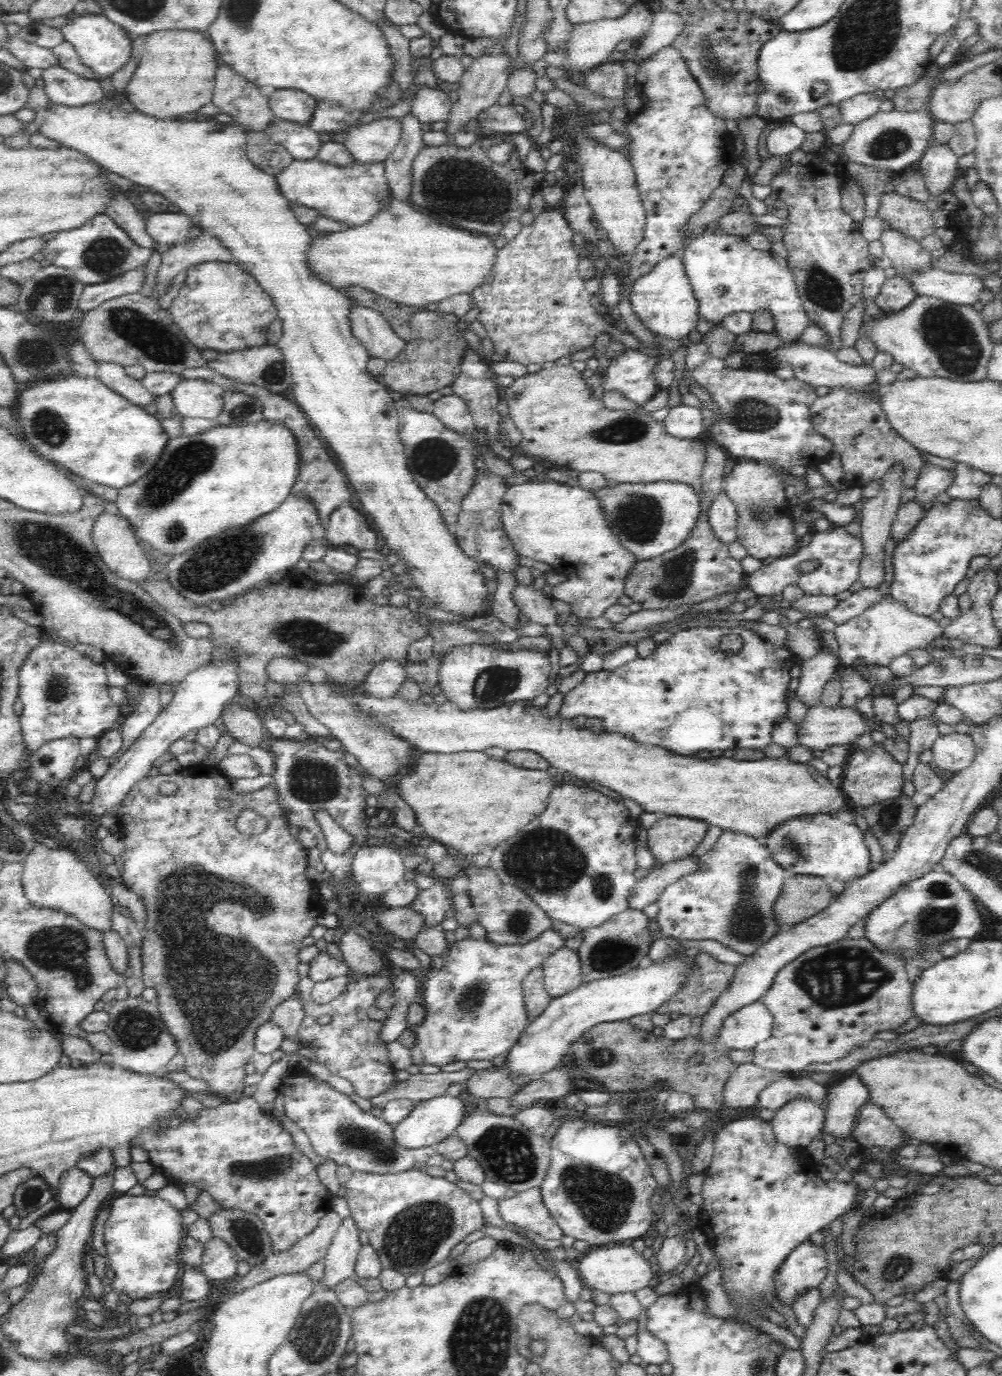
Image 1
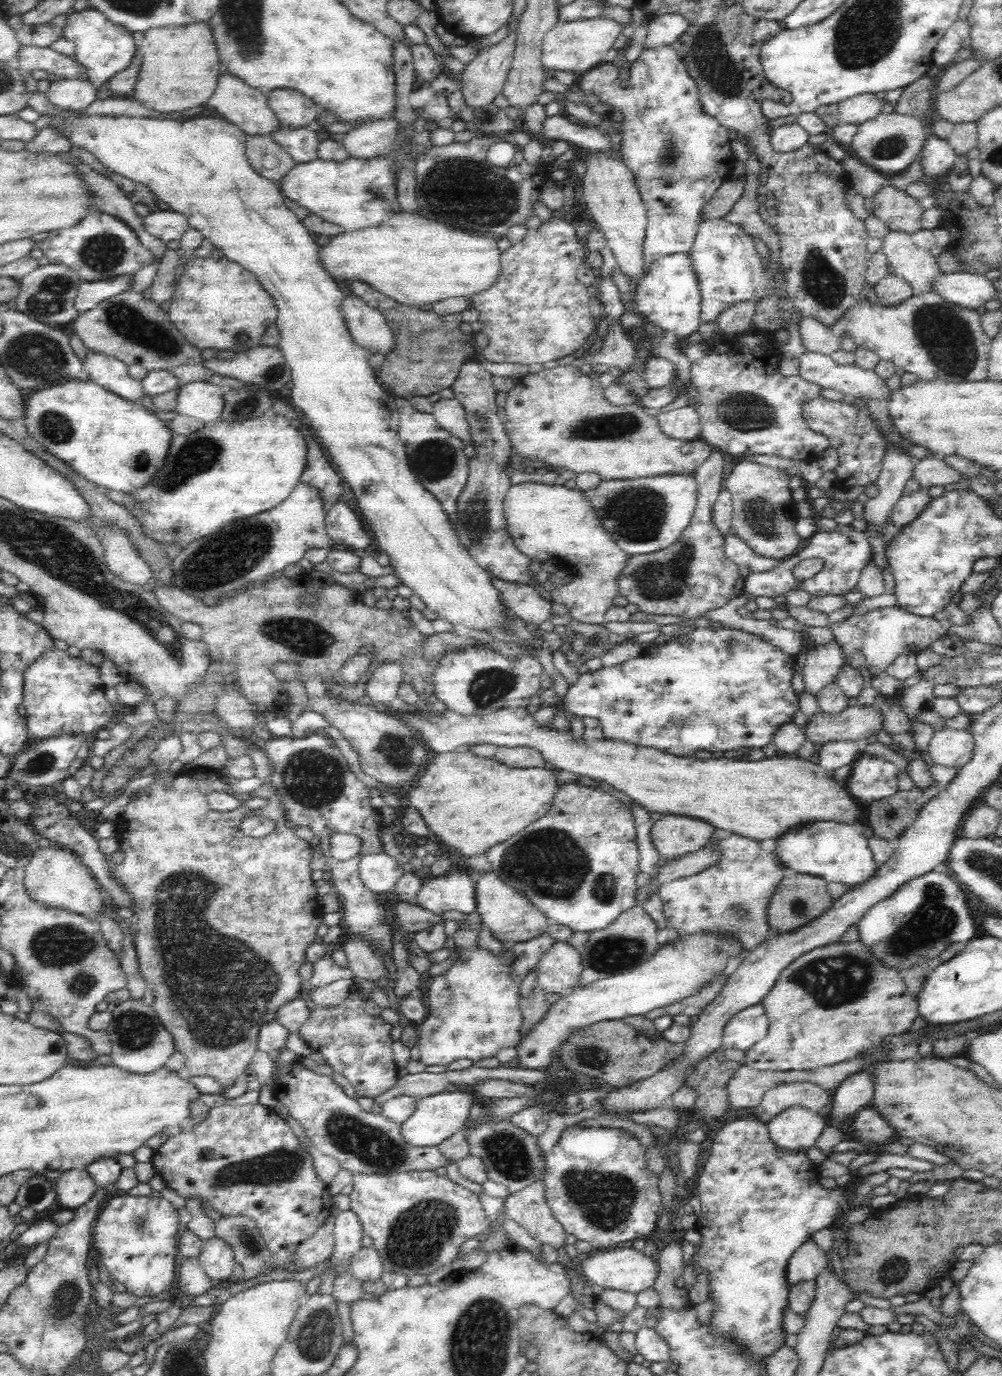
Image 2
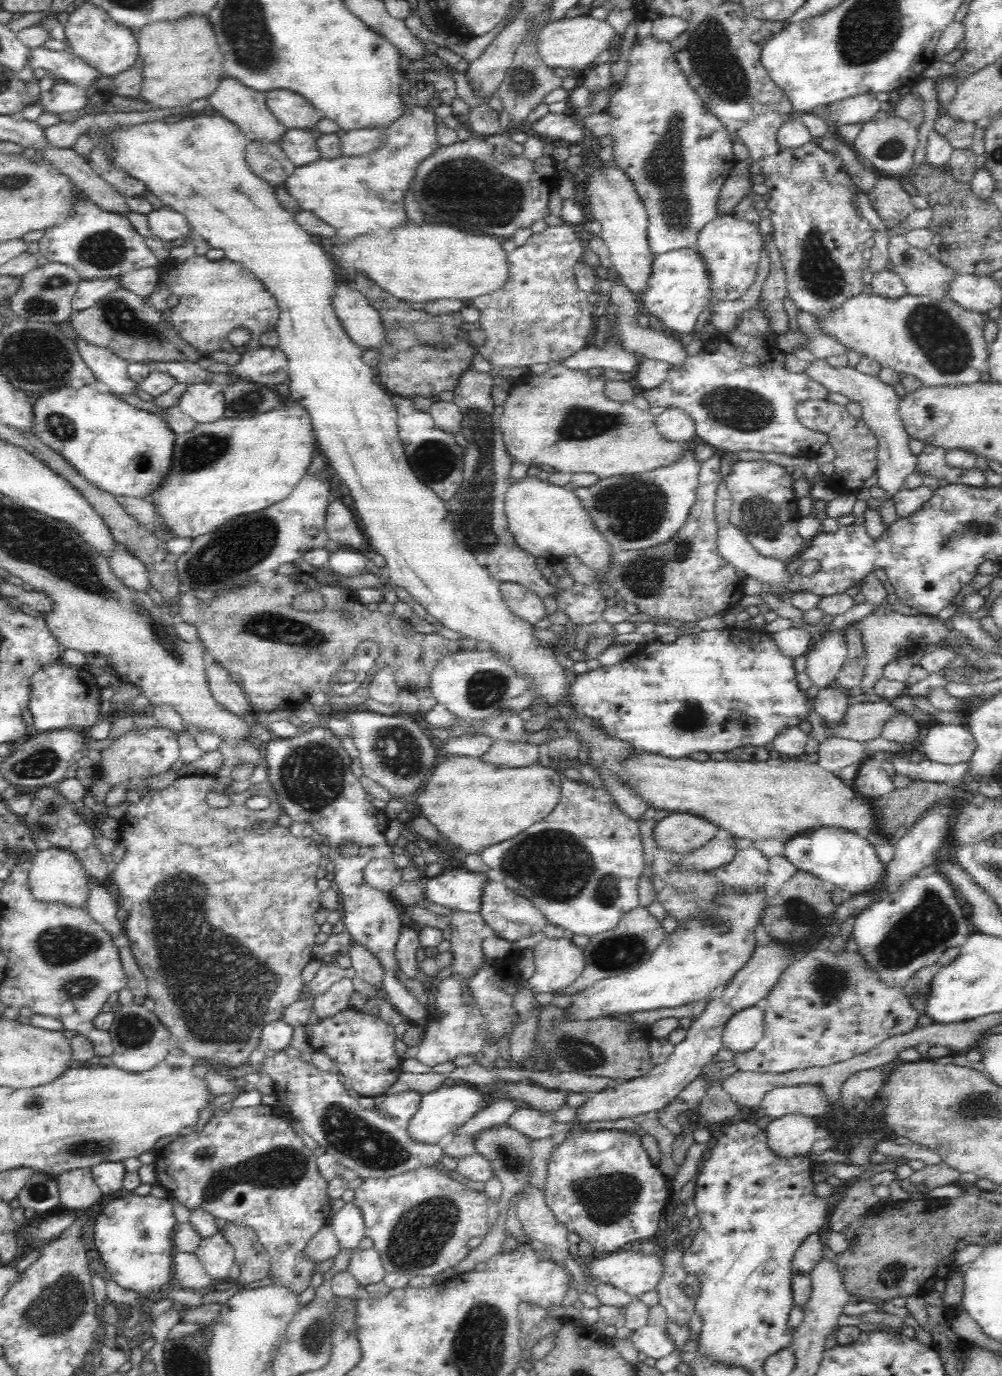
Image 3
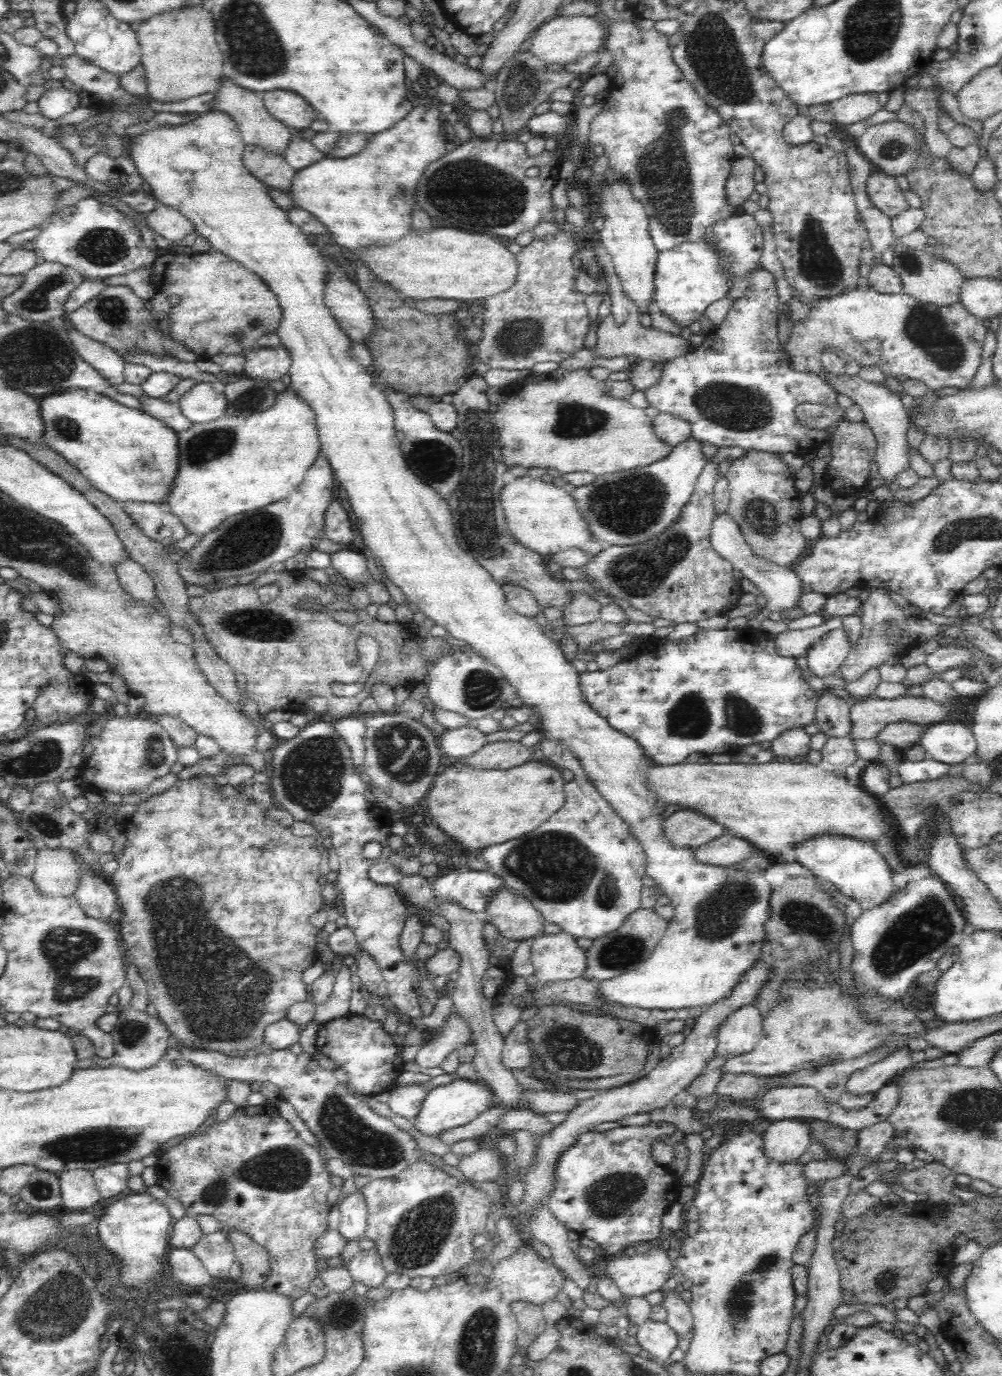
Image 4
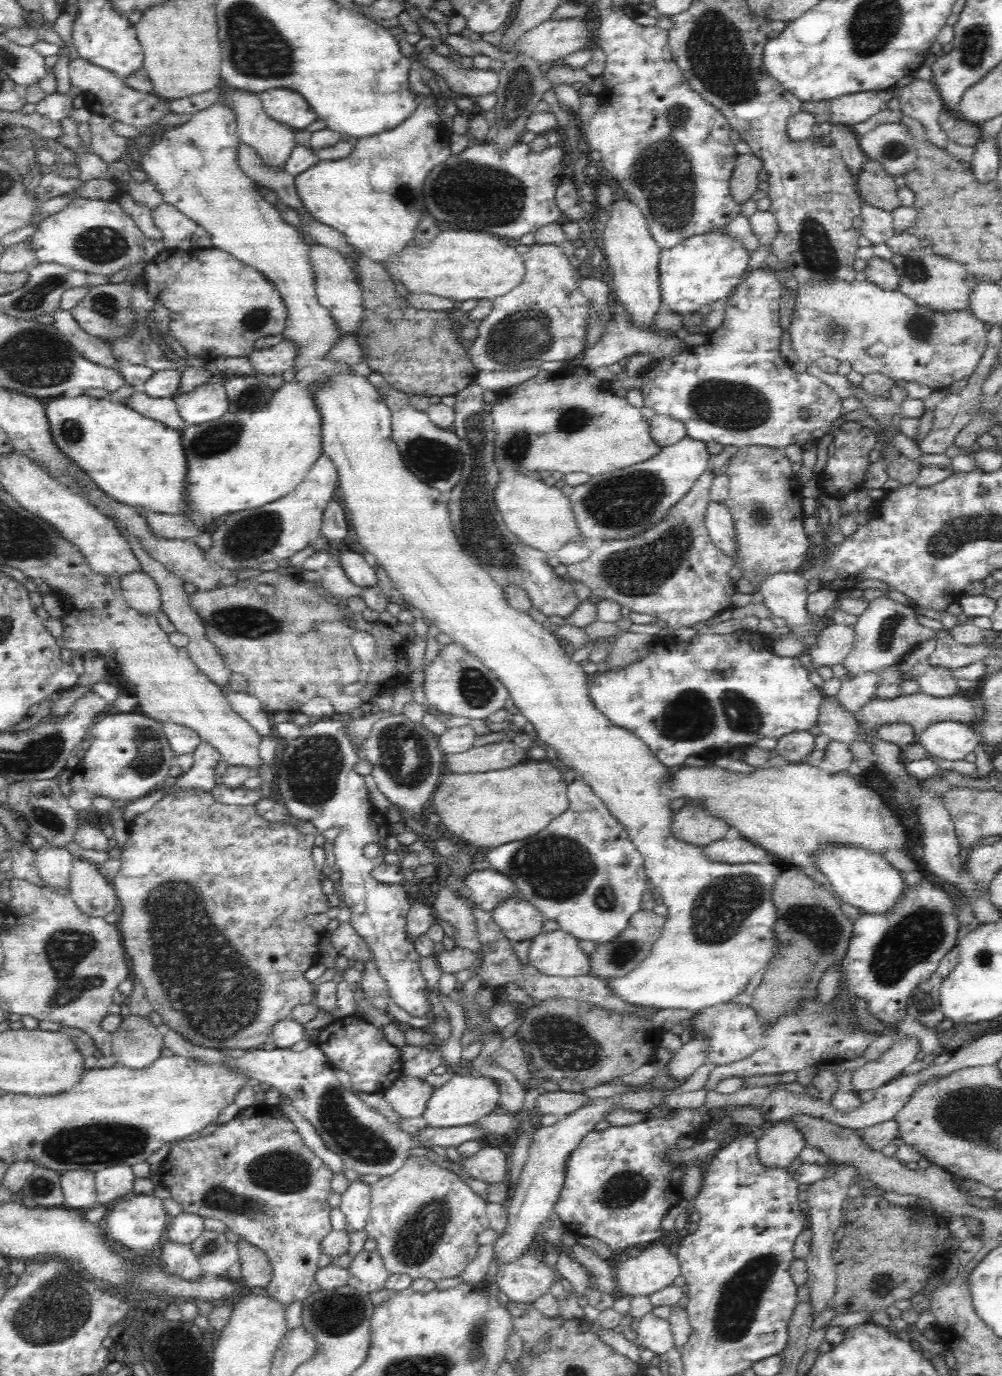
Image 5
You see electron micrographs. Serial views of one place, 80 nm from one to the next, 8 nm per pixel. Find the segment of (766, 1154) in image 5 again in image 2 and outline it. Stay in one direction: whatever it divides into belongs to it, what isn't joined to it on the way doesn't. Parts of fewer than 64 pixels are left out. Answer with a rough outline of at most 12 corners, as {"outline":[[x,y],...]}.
{"outline":[[802,1107],[767,1122],[776,1147],[803,1152],[815,1146],[824,1118]]}

